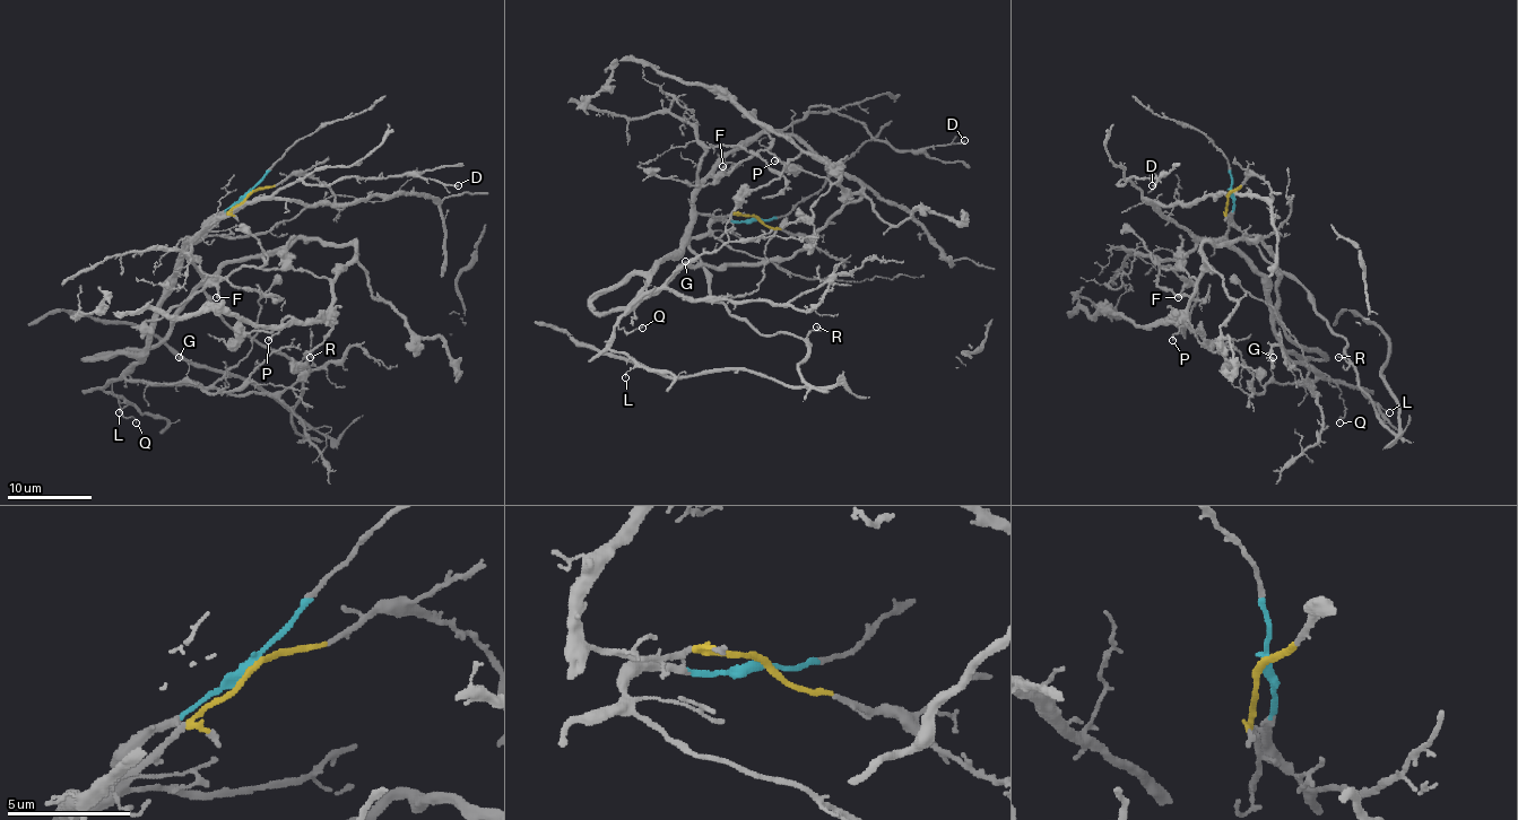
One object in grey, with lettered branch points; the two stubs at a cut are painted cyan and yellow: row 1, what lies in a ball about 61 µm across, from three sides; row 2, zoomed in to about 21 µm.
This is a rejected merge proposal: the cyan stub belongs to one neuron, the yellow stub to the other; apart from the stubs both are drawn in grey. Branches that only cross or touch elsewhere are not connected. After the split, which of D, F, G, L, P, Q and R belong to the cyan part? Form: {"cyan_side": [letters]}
{"cyan_side": ["R"]}

